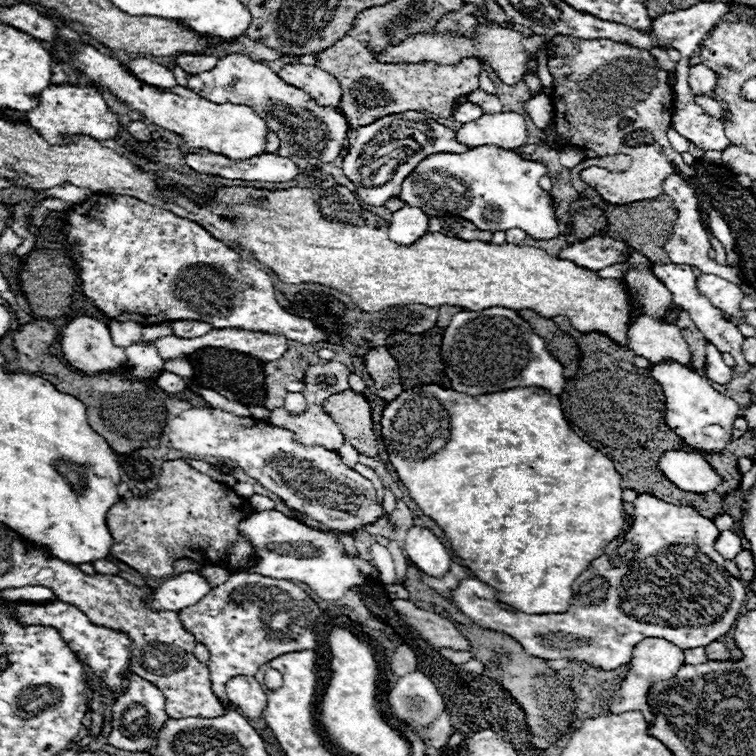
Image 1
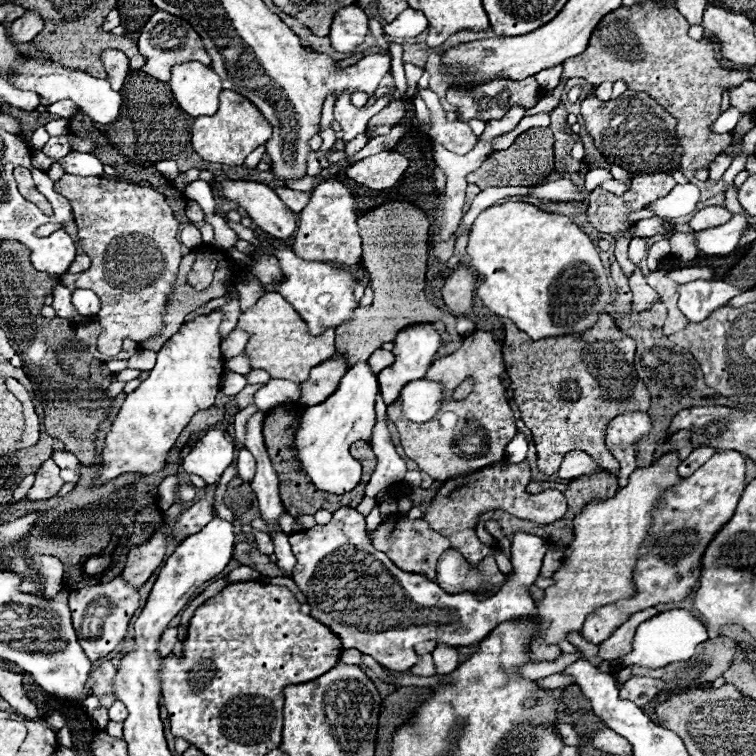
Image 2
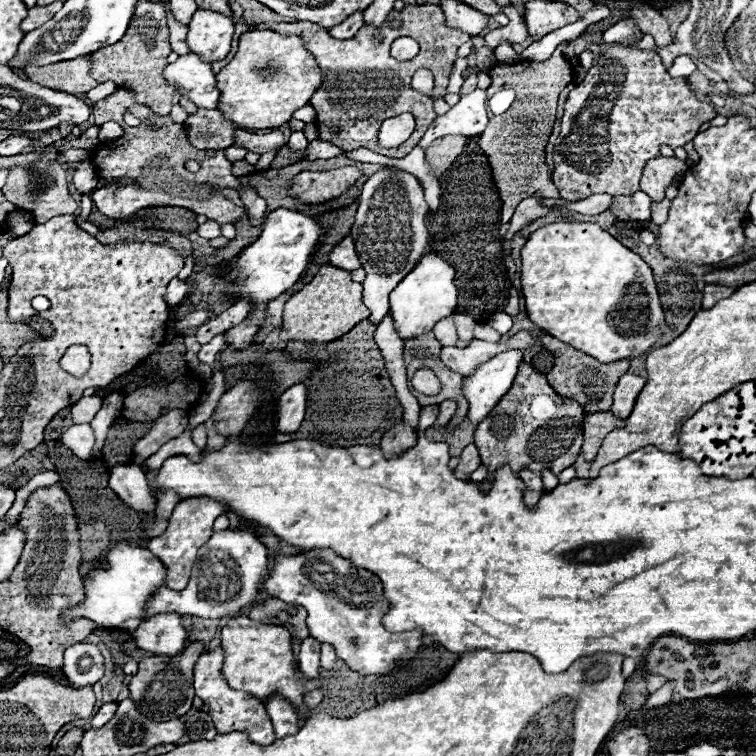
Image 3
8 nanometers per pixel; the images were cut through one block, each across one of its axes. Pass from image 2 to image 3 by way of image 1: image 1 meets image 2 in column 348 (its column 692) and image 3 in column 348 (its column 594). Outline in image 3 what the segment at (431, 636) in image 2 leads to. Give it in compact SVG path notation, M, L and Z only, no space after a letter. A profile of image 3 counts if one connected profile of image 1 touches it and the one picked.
M330 548L302 552L294 556L276 556L274 568L264 580L264 590L270 596L294 602L308 610L310 636L334 646L336 656L362 676L388 674L400 664L408 664L422 646L424 632L388 632L382 618L388 612L388 598L376 574L364 568L352 570L354 564L344 560Z

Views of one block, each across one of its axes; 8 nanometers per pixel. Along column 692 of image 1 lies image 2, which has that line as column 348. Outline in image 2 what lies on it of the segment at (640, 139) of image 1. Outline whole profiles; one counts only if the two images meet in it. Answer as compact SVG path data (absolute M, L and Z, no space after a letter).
M386 150L382 154L358 160L346 169L346 175L368 188L384 190L388 186L394 186L406 168L408 160L402 154Z

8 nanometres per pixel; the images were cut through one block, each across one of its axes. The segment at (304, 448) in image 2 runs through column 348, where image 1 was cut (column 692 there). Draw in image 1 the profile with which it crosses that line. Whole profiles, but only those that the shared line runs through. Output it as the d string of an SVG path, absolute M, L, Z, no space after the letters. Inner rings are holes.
M672 360L650 364L650 372L662 386L666 398L666 424L670 424L690 448L722 450L732 440L732 424L740 416L740 406L732 398L716 392L694 368ZM672 450L662 456L658 462L662 472L678 484L678 488L688 492L710 492L722 478L712 470L712 466L698 454L686 450Z

